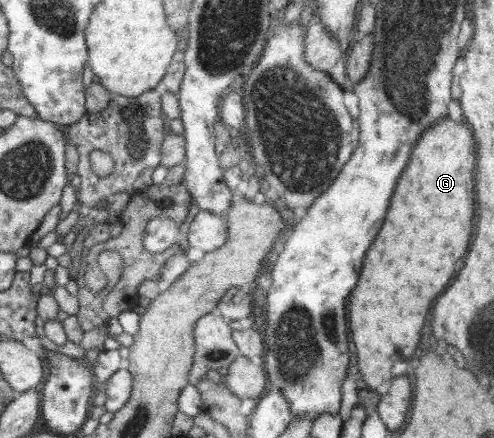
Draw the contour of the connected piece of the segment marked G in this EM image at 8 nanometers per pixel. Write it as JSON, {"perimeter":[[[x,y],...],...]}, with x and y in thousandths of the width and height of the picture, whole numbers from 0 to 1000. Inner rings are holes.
{"perimeter":[[[893,269],[889,279],[872,281],[838,324],[836,338],[822,381],[812,395],[812,406],[804,411],[804,425],[800,425],[800,438],[791,447],[791,466],[787,466],[787,479],[783,479],[783,493],[779,493],[779,507],[763,534],[763,543],[755,548],[751,566],[743,571],[739,580],[739,594],[735,594],[735,607],[731,607],[731,630],[727,630],[727,644],[719,653],[719,662],[711,667],[706,676],[706,753],[711,753],[711,767],[715,767],[715,785],[719,785],[719,799],[723,799],[723,813],[727,813],[727,826],[723,836],[727,849],[739,877],[753,893],[775,893],[779,881],[796,865],[796,831],[812,817],[828,817],[836,813],[840,795],[848,790],[848,772],[852,772],[852,753],[860,744],[860,721],[868,717],[872,708],[872,685],[885,680],[885,671],[893,671],[901,662],[901,653],[909,648],[909,639],[917,635],[917,626],[925,621],[925,594],[933,594],[941,580],[945,580],[945,566],[949,566],[949,548],[953,548],[953,525],[957,525],[957,484],[962,484],[962,416],[957,416],[957,393],[962,393],[962,324],[957,324],[957,311],[953,311],[953,297],[913,269]]]}

